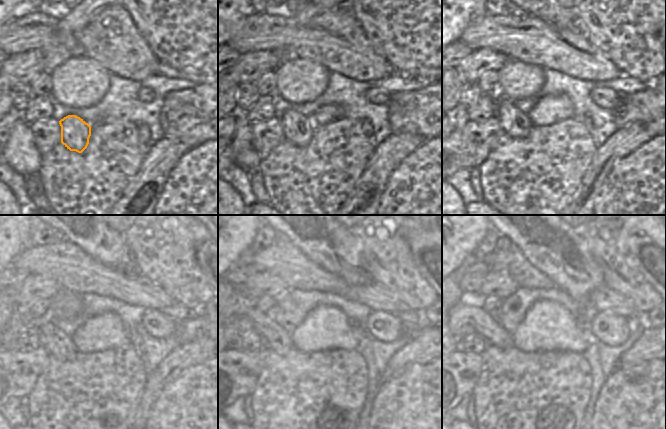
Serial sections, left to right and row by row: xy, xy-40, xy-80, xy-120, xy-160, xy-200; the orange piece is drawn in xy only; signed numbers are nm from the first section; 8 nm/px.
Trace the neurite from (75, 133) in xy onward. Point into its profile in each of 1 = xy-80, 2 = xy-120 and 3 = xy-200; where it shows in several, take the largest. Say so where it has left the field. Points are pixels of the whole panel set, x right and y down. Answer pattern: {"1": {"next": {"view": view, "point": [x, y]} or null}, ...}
{"1": {"next": {"view": "xy-80", "point": [514, 123]}}, "2": {"next": {"view": "xy-120", "point": [58, 344]}}, "3": {"next": {"view": "xy-200", "point": [486, 325]}}}

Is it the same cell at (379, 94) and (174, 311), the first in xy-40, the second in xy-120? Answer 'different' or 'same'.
different

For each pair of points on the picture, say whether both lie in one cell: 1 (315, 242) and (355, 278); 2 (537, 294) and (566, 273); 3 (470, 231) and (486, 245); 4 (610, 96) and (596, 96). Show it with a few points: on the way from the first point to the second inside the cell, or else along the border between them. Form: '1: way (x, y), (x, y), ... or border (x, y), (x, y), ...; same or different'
1: way (325, 250), (345, 268); same
2: border (555, 286), (575, 300); different
3: border (490, 228), (470, 254); different
4: way (607, 96), (599, 96); same

